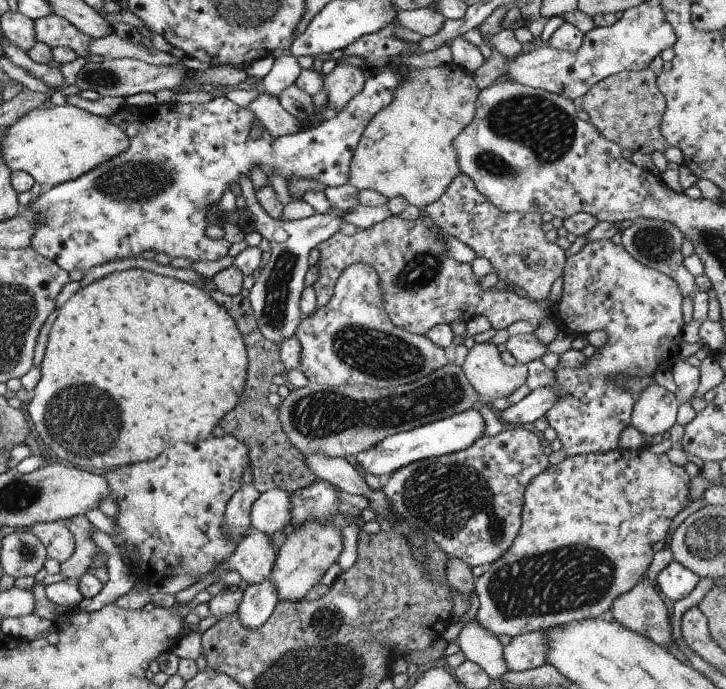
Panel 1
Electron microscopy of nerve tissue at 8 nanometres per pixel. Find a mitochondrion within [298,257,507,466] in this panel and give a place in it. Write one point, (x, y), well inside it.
(378, 356)

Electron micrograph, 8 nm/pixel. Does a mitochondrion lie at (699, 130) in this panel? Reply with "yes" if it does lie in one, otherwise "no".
no

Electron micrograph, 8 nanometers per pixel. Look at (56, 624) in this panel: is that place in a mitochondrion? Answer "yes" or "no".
no

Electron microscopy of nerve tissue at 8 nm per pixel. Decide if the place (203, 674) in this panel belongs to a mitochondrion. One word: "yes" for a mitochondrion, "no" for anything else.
no

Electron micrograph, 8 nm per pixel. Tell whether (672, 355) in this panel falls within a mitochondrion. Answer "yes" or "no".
no

